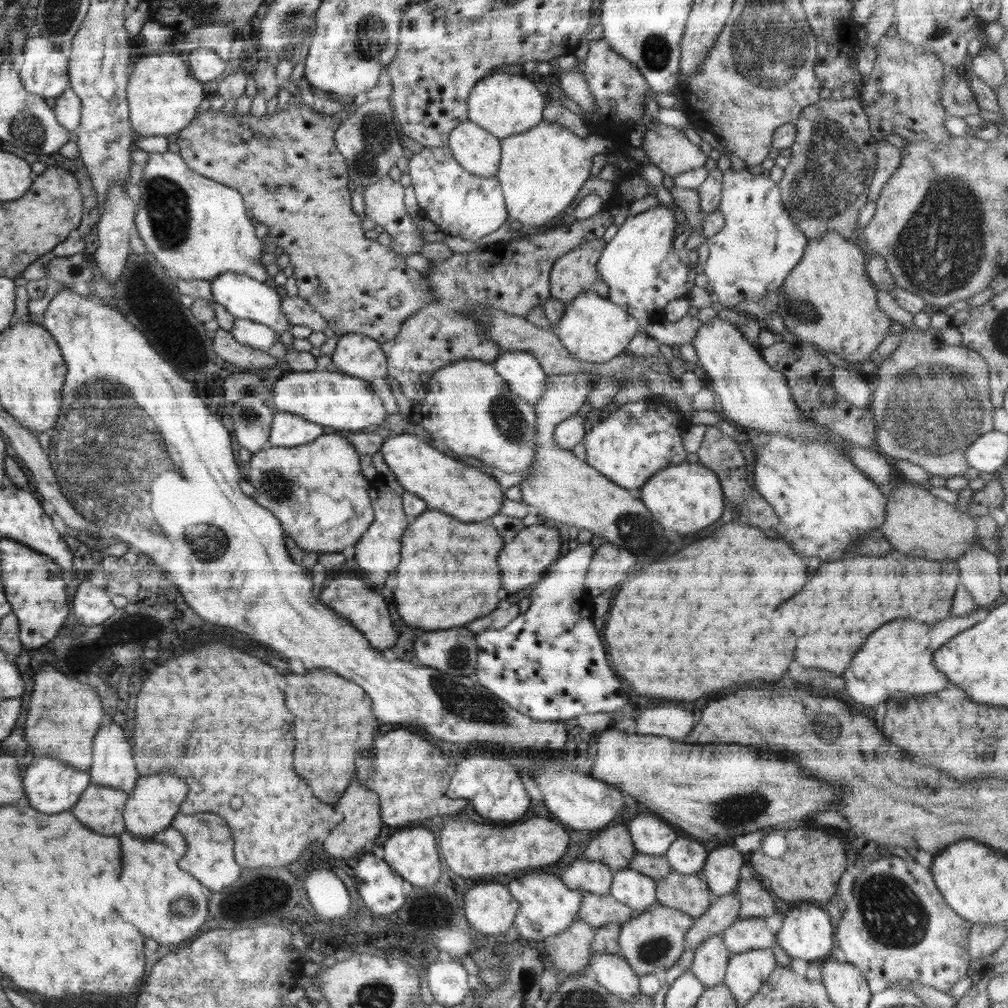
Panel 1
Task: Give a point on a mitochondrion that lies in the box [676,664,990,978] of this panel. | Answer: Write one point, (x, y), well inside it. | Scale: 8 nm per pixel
(892, 912)

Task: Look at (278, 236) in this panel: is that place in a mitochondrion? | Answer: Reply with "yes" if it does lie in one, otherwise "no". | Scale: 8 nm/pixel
no

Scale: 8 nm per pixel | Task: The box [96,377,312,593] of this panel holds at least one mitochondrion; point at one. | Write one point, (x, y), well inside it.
(211, 537)

